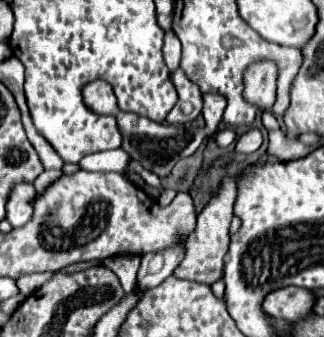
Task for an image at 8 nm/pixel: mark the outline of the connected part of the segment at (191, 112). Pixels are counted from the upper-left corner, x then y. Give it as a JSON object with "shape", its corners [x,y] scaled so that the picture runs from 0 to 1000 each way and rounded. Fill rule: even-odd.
{"shape":[[[543,208],[531,226],[531,243],[549,267],[549,303],[512,344],[519,368],[574,368],[593,362],[623,338],[623,273],[605,249],[593,249],[562,208]]]}

